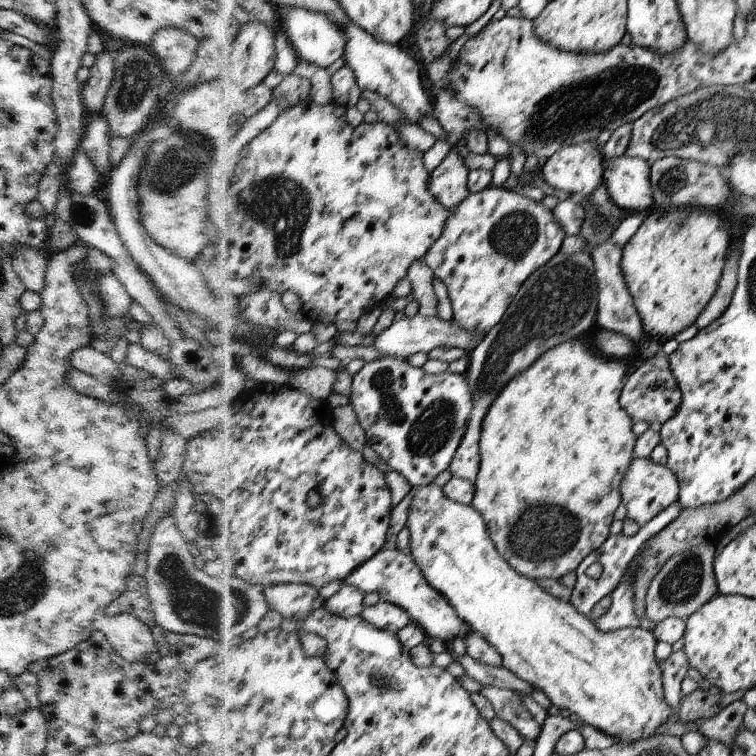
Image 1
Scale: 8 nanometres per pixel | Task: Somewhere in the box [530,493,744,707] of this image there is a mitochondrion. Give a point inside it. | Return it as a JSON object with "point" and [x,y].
{"point":[683,581]}

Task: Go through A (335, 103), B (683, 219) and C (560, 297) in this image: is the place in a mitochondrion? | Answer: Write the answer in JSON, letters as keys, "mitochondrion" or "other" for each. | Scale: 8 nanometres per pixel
{"A":"other","B":"mitochondrion","C":"mitochondrion"}

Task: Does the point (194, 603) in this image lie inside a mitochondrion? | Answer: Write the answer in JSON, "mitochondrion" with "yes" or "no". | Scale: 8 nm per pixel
{"mitochondrion":"yes"}

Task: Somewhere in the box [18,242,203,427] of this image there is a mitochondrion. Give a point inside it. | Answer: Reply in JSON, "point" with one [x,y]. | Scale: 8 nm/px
{"point":[99,300]}

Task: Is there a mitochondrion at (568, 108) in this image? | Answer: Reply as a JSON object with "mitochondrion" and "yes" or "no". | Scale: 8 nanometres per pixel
{"mitochondrion":"yes"}

